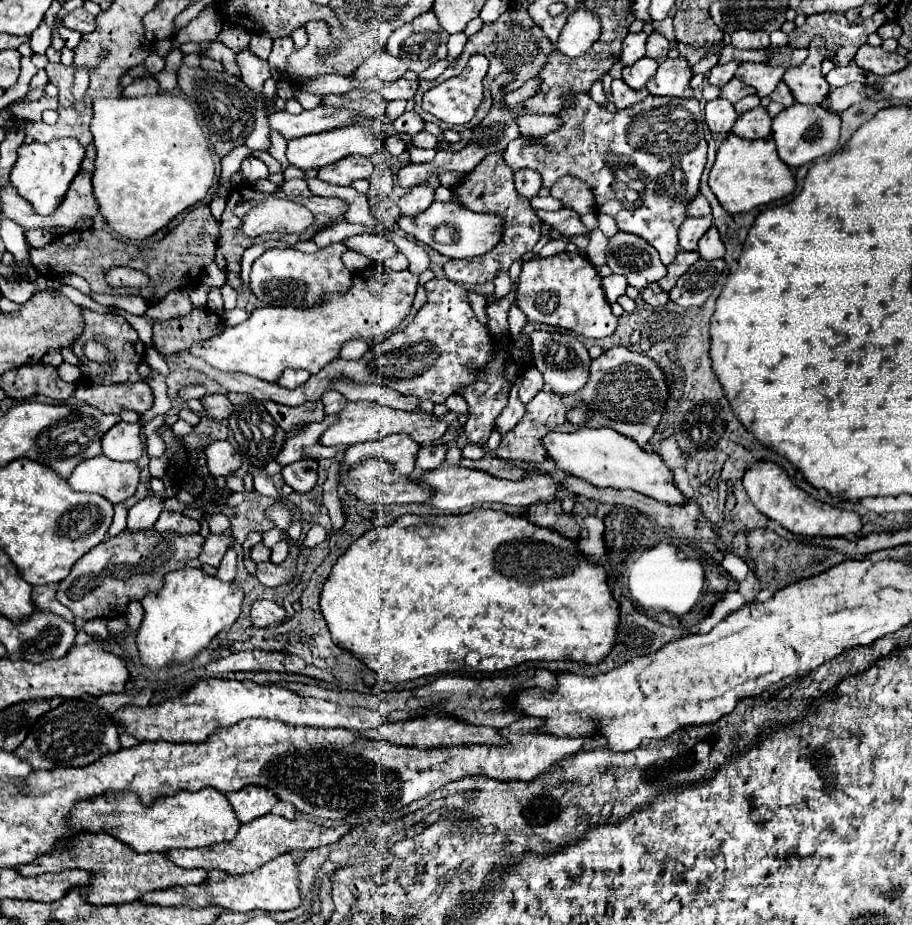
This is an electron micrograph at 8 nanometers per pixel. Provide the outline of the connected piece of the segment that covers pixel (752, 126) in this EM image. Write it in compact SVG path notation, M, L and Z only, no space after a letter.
M763 106L741 114L733 126L733 134L741 138L771 138L771 116Z

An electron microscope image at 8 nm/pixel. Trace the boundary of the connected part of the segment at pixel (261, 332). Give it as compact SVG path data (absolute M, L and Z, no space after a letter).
M369 266L360 272L353 273L353 284L349 288L349 292L343 294L325 294L323 302L319 302L315 308L273 308L273 306L265 306L265 308L255 308L253 314L239 326L233 328L225 328L223 334L215 336L213 340L207 340L205 346L195 344L191 348L191 352L195 356L201 356L207 364L215 366L217 370L223 372L249 372L249 376L267 380L267 382L275 382L277 376L281 376L281 372L285 368L303 368L311 374L317 374L323 366L327 366L329 362L333 362L339 356L339 350L345 342L349 340L373 340L377 336L385 336L391 330L395 330L407 316L413 304L413 296L417 290L417 276L411 274L408 269L395 272L395 270L385 270L383 268L375 269L375 266Z

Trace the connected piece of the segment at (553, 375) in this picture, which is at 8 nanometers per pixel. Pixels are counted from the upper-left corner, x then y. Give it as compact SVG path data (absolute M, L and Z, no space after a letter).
M547 330L531 332L531 350L533 350L533 356L535 356L535 368L543 374L545 384L557 394L577 392L579 388L585 386L587 376L589 376L591 358L587 354L587 348L583 346L581 340L569 338L569 336L573 336L573 334L547 332Z

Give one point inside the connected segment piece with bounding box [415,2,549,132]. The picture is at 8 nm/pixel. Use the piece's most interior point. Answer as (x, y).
(513, 42)

